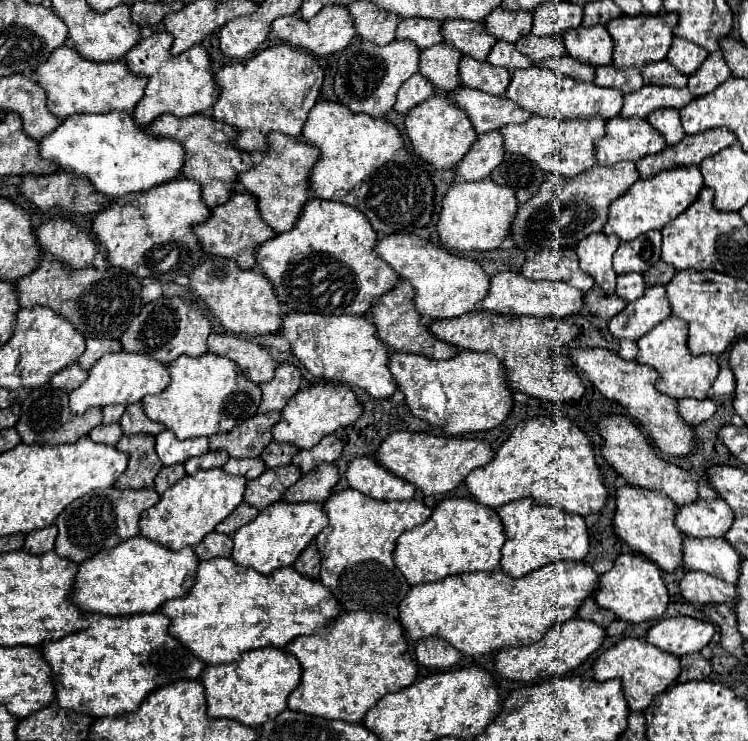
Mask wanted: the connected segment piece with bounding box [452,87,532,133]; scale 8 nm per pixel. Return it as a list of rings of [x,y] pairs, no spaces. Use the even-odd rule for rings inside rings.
[[[458,87],[452,91],[454,101],[458,107],[466,109],[470,121],[474,123],[476,133],[488,133],[498,131],[504,125],[510,123],[524,123],[532,117],[532,113],[518,107],[514,101],[506,97],[494,97],[488,93],[482,93],[478,89],[466,89]]]

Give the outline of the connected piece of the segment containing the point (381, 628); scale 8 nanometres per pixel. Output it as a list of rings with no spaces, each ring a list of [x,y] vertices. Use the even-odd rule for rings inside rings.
[[[350,611],[342,613],[328,629],[314,633],[310,637],[298,637],[288,647],[302,665],[302,681],[288,697],[288,709],[302,711],[314,717],[324,719],[340,719],[348,723],[362,723],[366,711],[372,709],[386,693],[400,691],[414,683],[418,675],[418,665],[414,665],[408,643],[404,637],[404,629],[398,619],[392,619],[384,613],[370,613],[370,611]]]

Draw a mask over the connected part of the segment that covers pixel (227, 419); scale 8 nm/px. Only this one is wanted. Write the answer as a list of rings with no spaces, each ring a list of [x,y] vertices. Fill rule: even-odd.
[[[212,353],[202,357],[182,355],[168,365],[168,371],[172,377],[170,385],[160,395],[142,399],[142,405],[152,421],[166,425],[178,439],[228,433],[258,413],[262,399],[260,387],[252,383],[228,357]]]

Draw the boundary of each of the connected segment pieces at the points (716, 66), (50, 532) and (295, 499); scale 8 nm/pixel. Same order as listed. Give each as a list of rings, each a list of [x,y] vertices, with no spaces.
[[[714,51],[706,57],[706,61],[700,65],[700,69],[694,75],[690,75],[688,89],[696,97],[700,97],[700,95],[714,91],[718,85],[722,85],[730,77],[732,77],[732,71],[726,65],[724,55],[720,51]]]
[[[50,525],[44,529],[36,529],[32,533],[26,535],[26,543],[24,543],[24,551],[30,555],[42,555],[54,549],[54,539],[58,535],[58,527]]]
[[[322,463],[314,467],[314,471],[302,475],[292,487],[288,487],[284,493],[284,501],[288,503],[304,503],[304,501],[324,503],[332,495],[332,489],[338,483],[338,479],[340,475],[338,475],[336,465]]]

